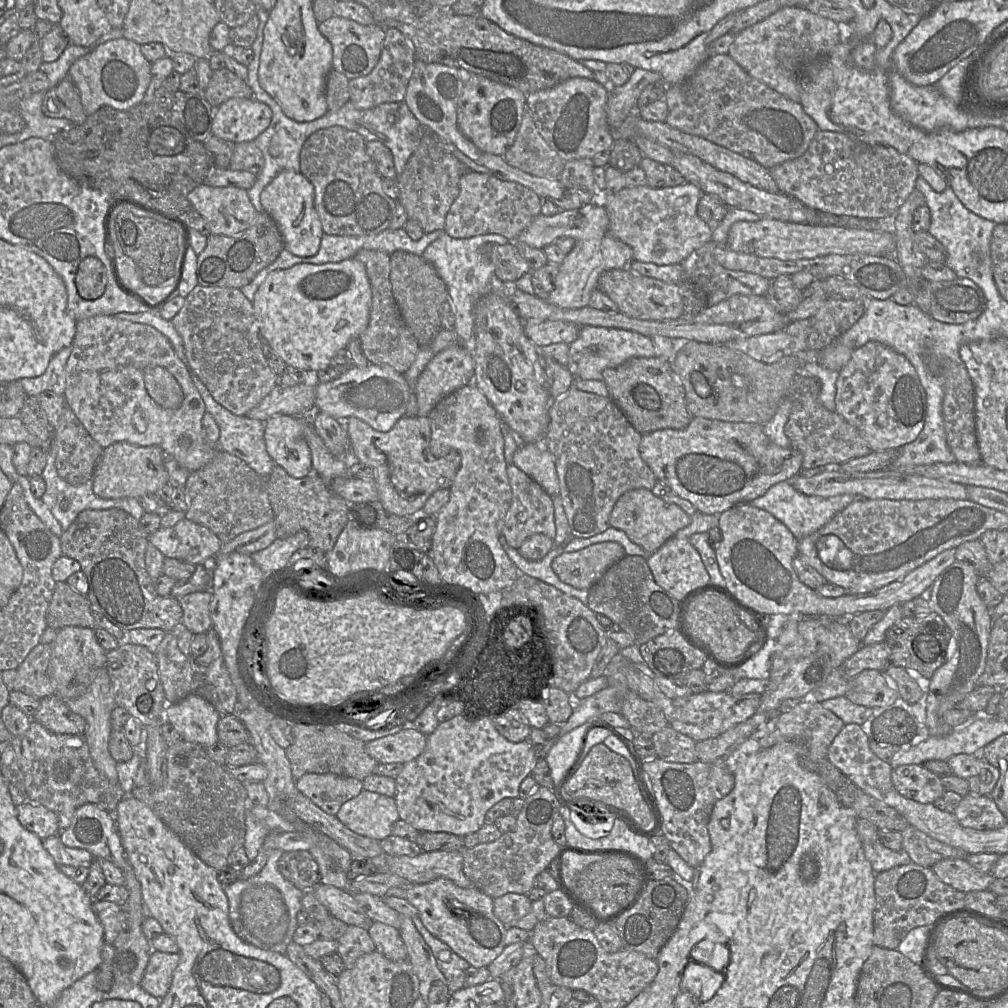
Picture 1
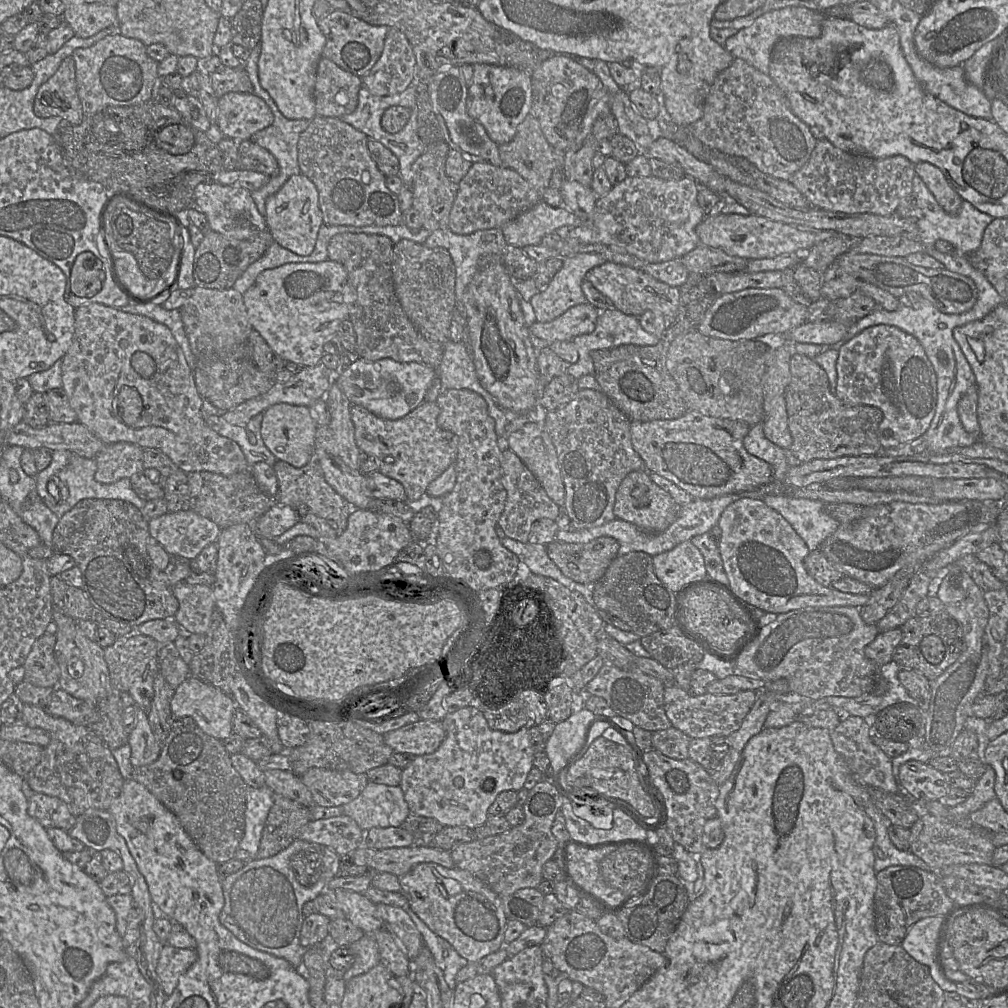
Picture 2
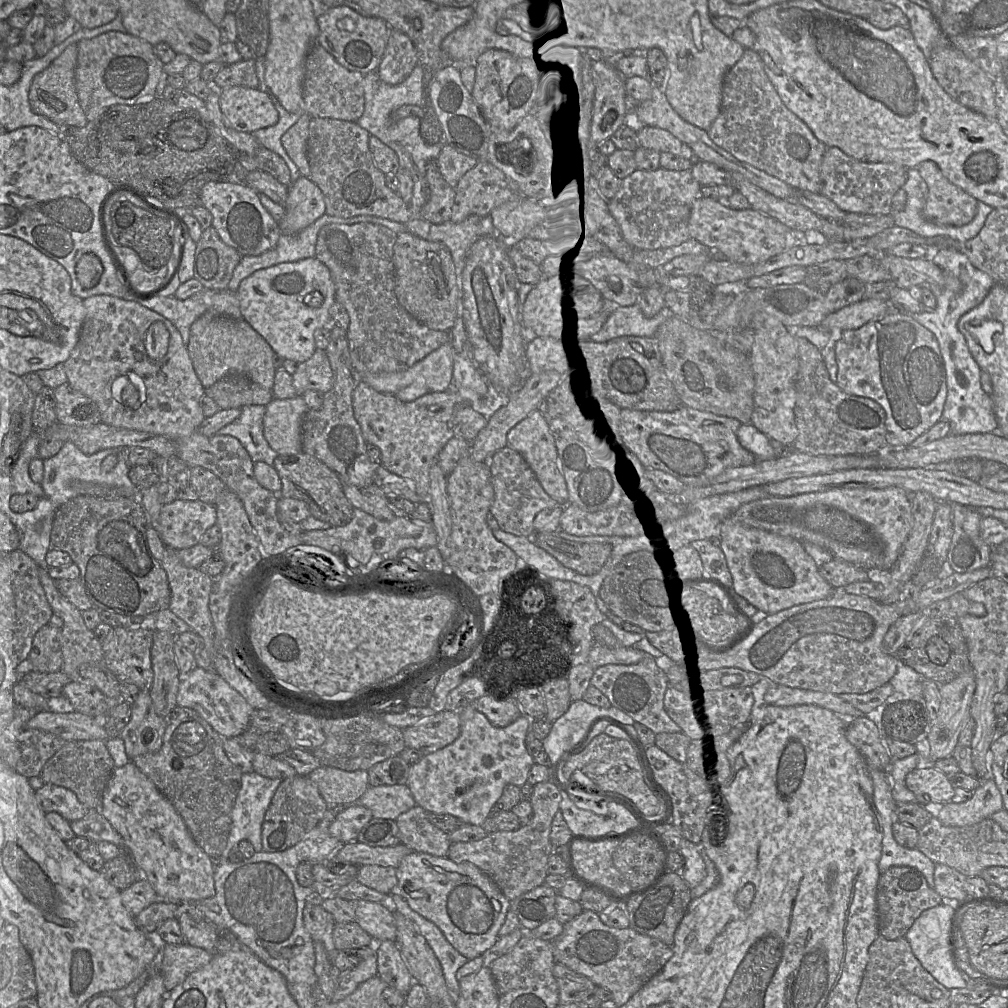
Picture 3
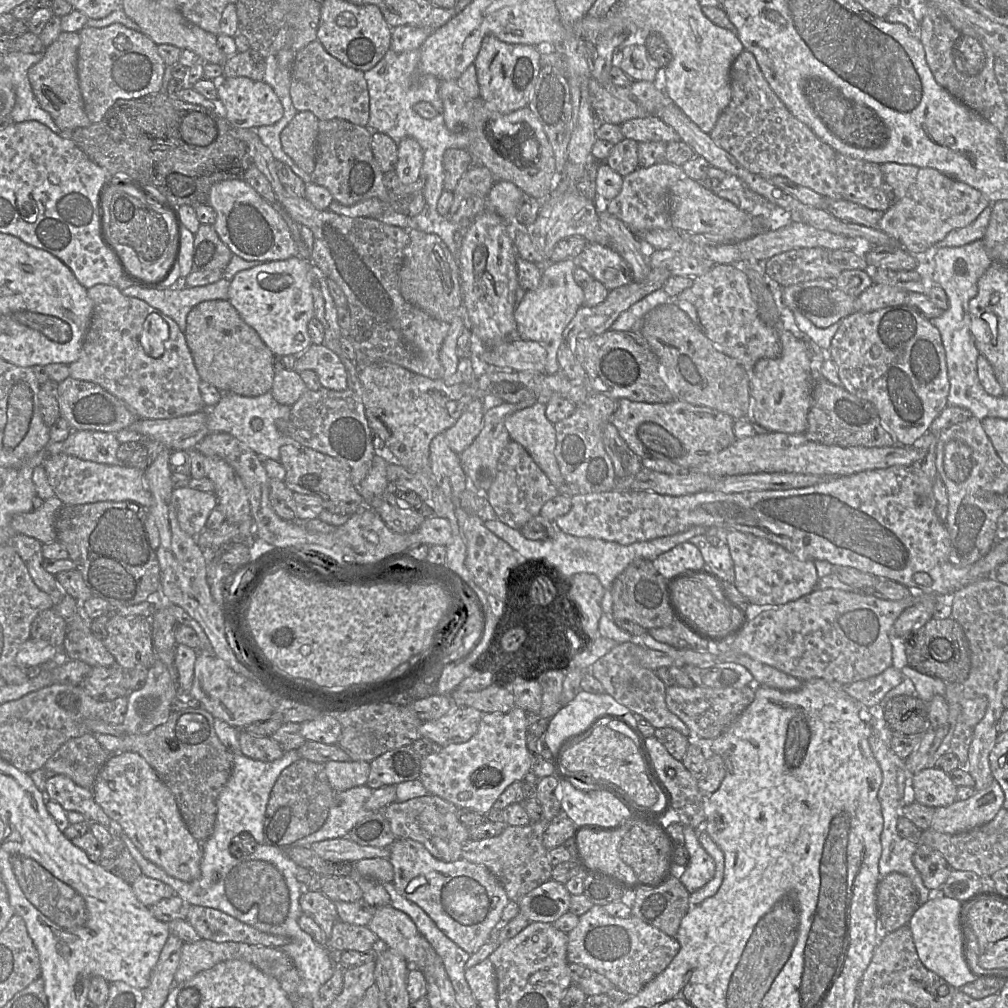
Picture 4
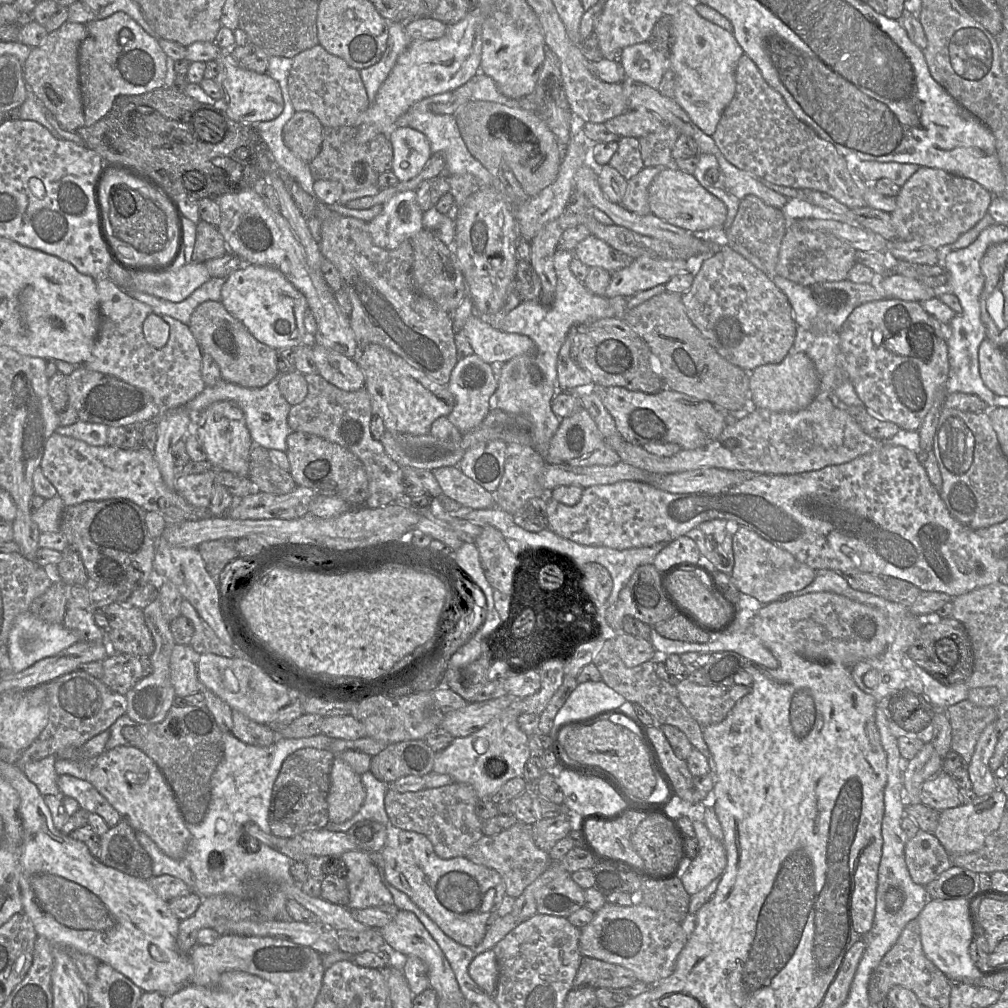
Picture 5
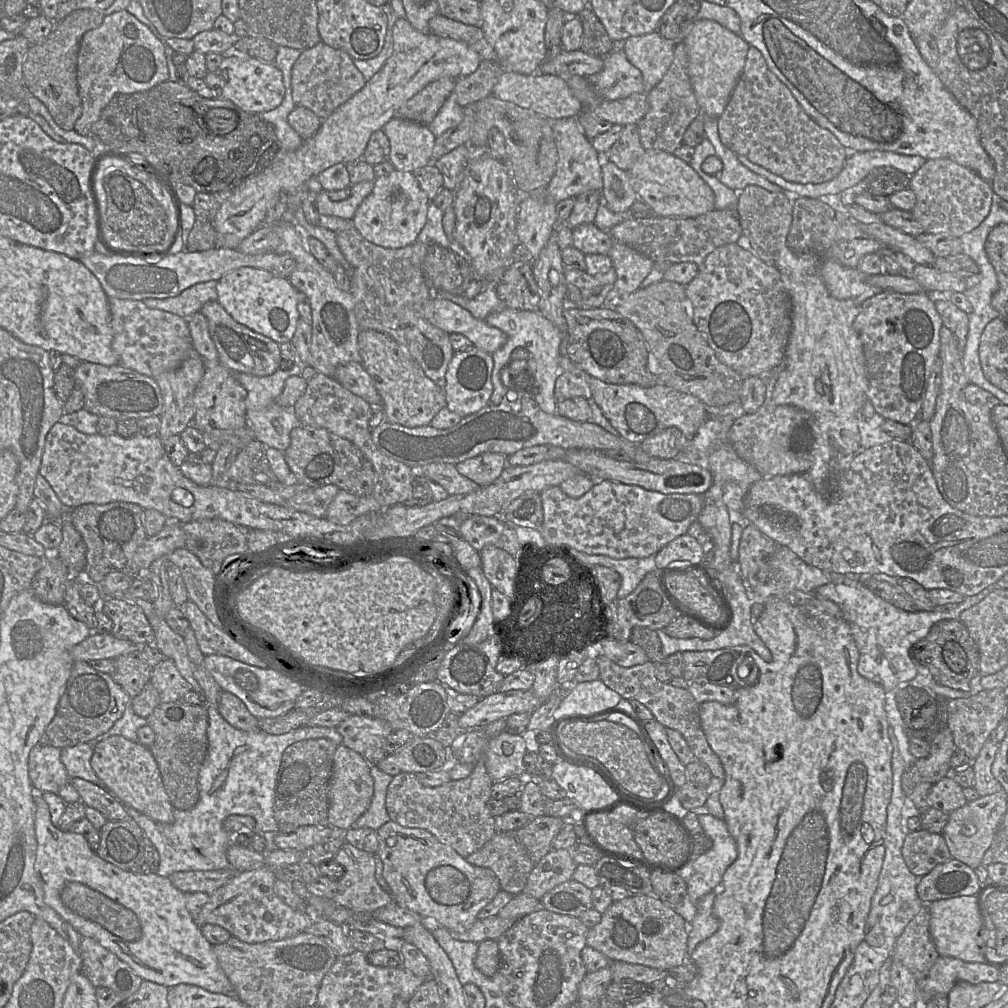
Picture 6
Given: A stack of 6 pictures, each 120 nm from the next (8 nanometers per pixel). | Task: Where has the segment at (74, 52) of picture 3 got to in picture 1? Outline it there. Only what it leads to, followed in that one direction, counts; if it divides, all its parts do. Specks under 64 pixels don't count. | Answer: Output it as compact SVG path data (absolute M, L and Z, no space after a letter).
M68 76L46 91L42 112L51 118L68 119L73 124L82 124L87 118L79 91Z

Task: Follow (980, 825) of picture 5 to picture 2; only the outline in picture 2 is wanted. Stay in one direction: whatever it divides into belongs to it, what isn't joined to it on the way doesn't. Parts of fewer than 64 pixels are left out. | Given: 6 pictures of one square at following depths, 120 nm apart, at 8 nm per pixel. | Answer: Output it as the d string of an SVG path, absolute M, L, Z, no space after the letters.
M986 765L984 774L977 780L967 799L954 807L948 808L950 815L954 818L969 818L971 813L996 798L994 785L995 771L992 767Z

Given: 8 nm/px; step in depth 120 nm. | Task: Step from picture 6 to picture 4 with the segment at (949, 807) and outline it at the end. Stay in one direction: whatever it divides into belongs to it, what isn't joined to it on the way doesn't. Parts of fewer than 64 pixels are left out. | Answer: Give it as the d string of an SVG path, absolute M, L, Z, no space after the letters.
M935 767L924 769L911 777L915 802L927 807L947 807L957 801L957 786L950 775Z

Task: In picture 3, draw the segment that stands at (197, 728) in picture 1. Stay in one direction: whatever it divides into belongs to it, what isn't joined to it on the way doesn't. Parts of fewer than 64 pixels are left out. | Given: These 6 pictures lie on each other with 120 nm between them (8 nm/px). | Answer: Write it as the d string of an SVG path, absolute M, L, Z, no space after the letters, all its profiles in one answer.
M199 666L182 676L176 704L195 710L223 738L232 738L241 734L250 725L254 711L245 698L216 671L208 671Z

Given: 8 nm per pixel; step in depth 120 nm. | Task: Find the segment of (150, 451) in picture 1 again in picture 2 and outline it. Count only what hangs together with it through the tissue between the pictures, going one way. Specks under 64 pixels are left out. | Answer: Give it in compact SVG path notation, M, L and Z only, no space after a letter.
M133 443L106 445L94 458L97 462L96 481L111 484L144 472L143 452L143 448Z

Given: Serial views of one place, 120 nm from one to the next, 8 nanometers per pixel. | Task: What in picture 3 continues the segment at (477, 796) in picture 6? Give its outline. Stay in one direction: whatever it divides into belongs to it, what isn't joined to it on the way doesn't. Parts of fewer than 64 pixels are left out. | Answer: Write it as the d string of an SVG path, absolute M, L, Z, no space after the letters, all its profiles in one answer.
M419 805L402 813L395 820L401 843L413 851L445 857L451 846L449 833L439 829L428 819L428 811Z

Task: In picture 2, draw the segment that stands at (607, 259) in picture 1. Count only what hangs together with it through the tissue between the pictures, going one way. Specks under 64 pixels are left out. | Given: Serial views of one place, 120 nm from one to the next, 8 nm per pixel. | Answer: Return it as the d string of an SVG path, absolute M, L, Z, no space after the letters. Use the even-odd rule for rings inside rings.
M540 201L505 224L501 231L507 244L522 249L528 245L539 245L548 234L567 231L581 223L576 215L565 207L551 207ZM580 253L565 258L548 287L536 293L527 303L532 319L550 322L569 308L586 303L587 299L581 288L586 273L606 261L602 255L594 253Z

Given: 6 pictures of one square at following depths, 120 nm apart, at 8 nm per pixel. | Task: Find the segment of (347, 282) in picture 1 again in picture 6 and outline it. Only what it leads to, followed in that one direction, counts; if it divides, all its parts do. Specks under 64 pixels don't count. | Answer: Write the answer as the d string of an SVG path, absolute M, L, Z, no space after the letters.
M241 267L217 281L219 304L240 324L278 344L290 342L300 318L297 309L298 291L287 278L253 267Z

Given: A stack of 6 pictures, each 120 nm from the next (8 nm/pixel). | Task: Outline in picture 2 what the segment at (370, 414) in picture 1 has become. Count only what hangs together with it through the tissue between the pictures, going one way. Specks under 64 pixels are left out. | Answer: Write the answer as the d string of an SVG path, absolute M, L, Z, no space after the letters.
M392 359L355 360L340 375L333 376L351 405L362 406L378 417L388 420L403 418L419 406L437 377L437 369L417 362L399 363Z

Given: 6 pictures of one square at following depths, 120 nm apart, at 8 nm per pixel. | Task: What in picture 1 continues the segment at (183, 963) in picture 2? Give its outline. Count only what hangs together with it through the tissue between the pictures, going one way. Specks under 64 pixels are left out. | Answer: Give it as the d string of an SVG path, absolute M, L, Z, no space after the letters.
M152 951L140 986L148 994L163 999L168 993L173 973L180 960L178 953Z

